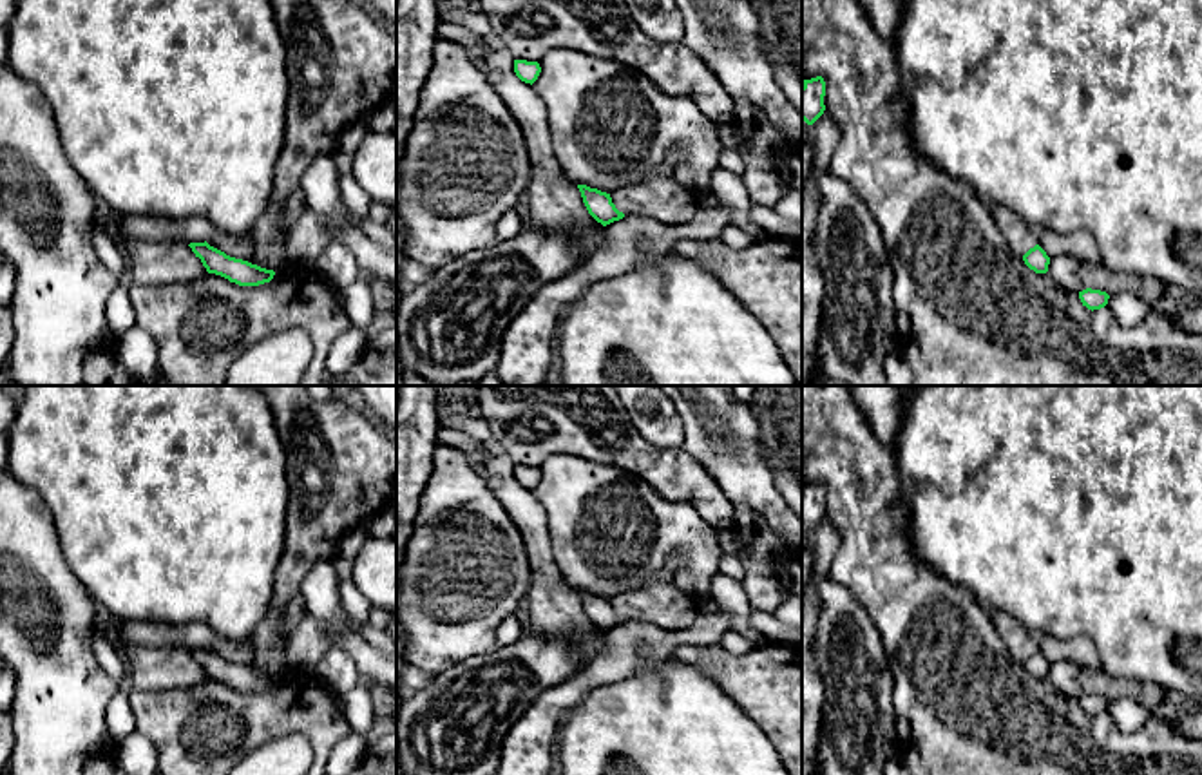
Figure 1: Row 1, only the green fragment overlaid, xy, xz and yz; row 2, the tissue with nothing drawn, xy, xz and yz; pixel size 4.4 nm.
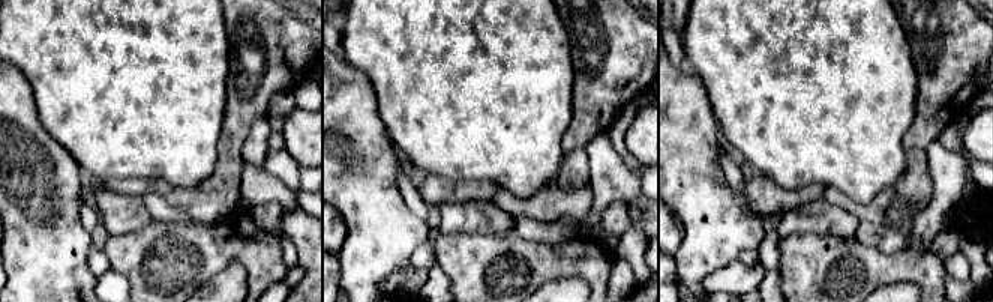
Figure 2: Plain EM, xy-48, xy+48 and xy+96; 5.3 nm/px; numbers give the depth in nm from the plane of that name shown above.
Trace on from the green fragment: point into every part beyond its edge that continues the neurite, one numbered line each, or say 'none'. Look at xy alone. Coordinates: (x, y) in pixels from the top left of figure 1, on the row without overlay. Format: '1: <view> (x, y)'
none

